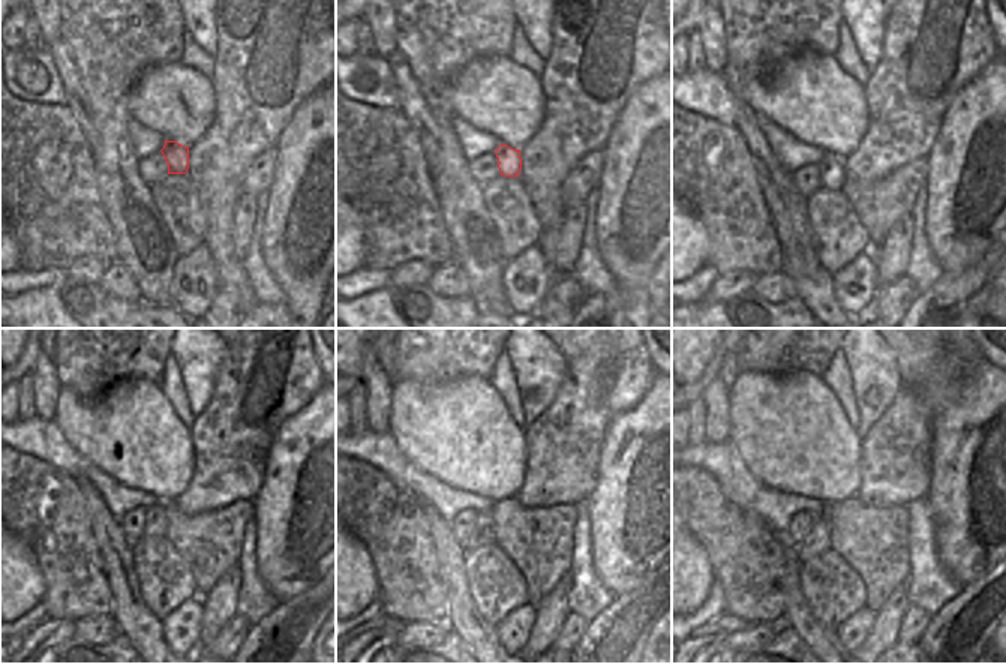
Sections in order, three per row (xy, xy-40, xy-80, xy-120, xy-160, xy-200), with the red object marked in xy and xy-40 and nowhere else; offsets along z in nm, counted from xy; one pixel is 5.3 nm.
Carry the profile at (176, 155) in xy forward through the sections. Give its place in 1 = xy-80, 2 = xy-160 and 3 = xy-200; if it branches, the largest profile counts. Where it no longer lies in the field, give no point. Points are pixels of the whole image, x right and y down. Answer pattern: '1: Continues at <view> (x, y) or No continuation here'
1: Continues at xy-80 (832, 170)
2: Continues at xy-160 (483, 534)
3: Continues at xy-200 (817, 540)

